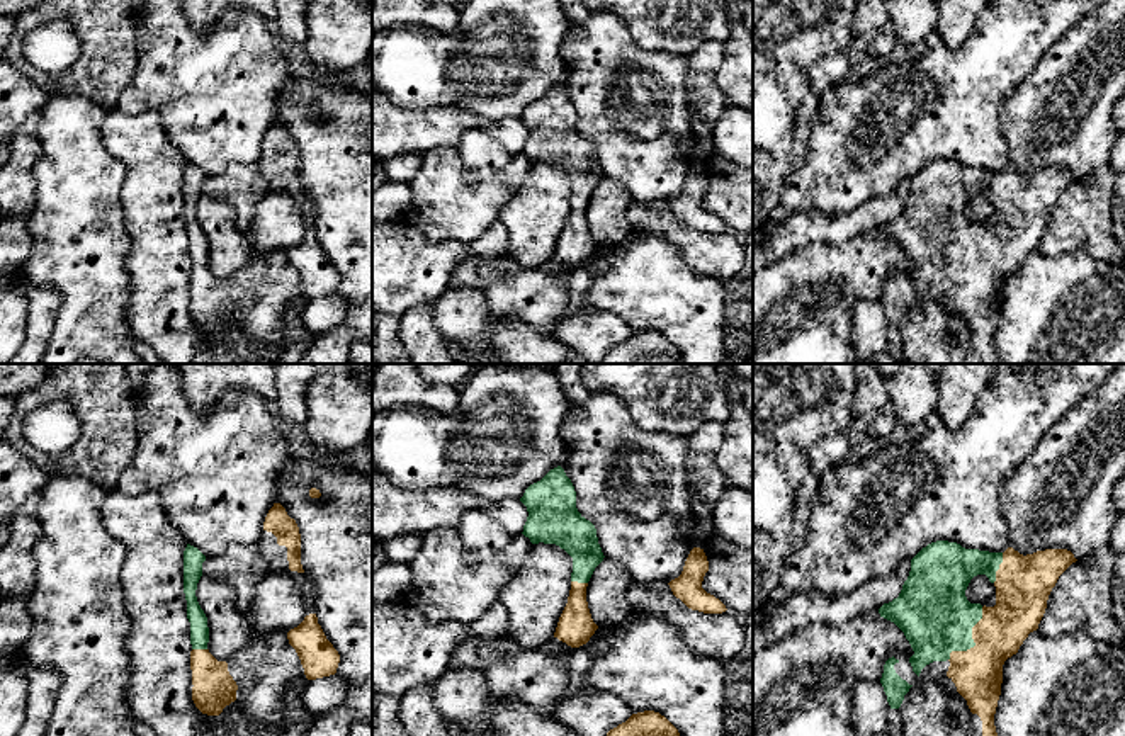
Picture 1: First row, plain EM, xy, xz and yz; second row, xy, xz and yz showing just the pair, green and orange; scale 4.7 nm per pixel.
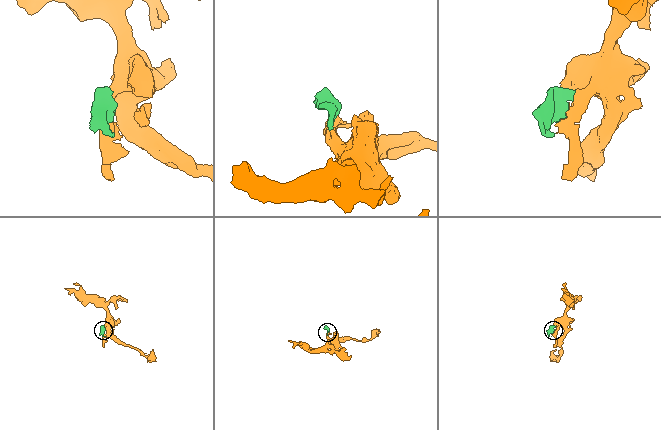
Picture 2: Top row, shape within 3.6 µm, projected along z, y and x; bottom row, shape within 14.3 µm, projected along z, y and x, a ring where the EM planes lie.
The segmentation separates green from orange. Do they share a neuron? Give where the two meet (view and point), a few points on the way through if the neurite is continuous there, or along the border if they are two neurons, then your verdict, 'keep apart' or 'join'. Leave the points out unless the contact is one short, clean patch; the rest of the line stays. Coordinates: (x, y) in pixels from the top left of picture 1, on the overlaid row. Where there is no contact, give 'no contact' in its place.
contact yz (972, 641); join

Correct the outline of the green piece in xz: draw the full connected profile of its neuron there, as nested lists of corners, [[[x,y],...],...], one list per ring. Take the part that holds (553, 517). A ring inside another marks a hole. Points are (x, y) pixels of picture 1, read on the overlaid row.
[[[561,466],[530,484],[520,501],[529,512],[522,534],[532,544],[556,544],[573,558],[571,590],[554,637],[579,648],[598,629],[586,602],[588,581],[605,558],[596,529],[578,512],[574,486]]]

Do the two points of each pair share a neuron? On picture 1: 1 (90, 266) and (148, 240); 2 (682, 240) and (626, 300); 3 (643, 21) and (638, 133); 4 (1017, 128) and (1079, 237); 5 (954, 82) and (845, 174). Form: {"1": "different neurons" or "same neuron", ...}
{"1": "different neurons", "2": "different neurons", "3": "different neurons", "4": "different neurons", "5": "same neuron"}

